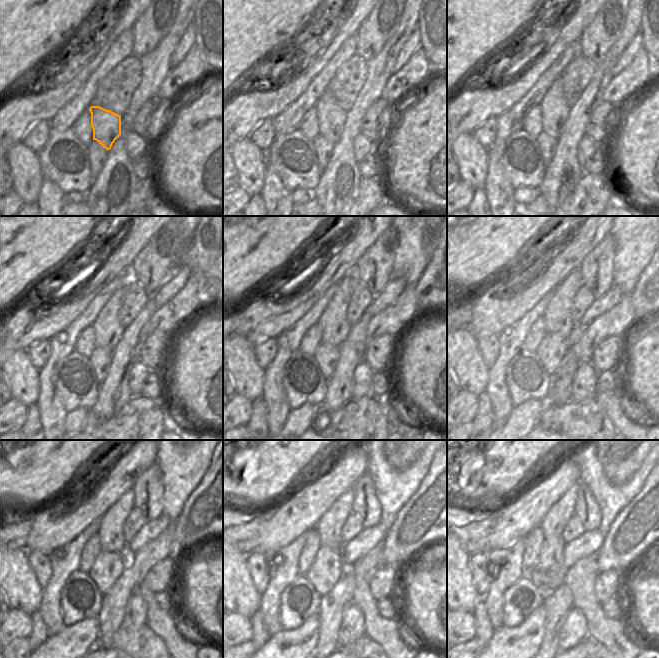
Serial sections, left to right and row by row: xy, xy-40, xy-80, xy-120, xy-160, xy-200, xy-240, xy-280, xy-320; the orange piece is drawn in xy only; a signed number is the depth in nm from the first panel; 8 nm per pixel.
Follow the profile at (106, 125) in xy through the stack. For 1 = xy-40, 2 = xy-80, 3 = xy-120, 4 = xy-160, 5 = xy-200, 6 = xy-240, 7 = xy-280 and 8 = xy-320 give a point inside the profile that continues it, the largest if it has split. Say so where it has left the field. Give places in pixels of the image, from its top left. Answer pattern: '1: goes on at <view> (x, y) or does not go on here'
1: goes on at xy-40 (331, 118)
2: goes on at xy-80 (554, 110)
3: goes on at xy-120 (108, 330)
4: goes on at xy-160 (334, 326)
5: goes on at xy-200 (557, 316)
6: goes on at xy-240 (110, 533)
7: goes on at xy-280 (329, 526)
8: goes on at xy-320 (553, 523)

